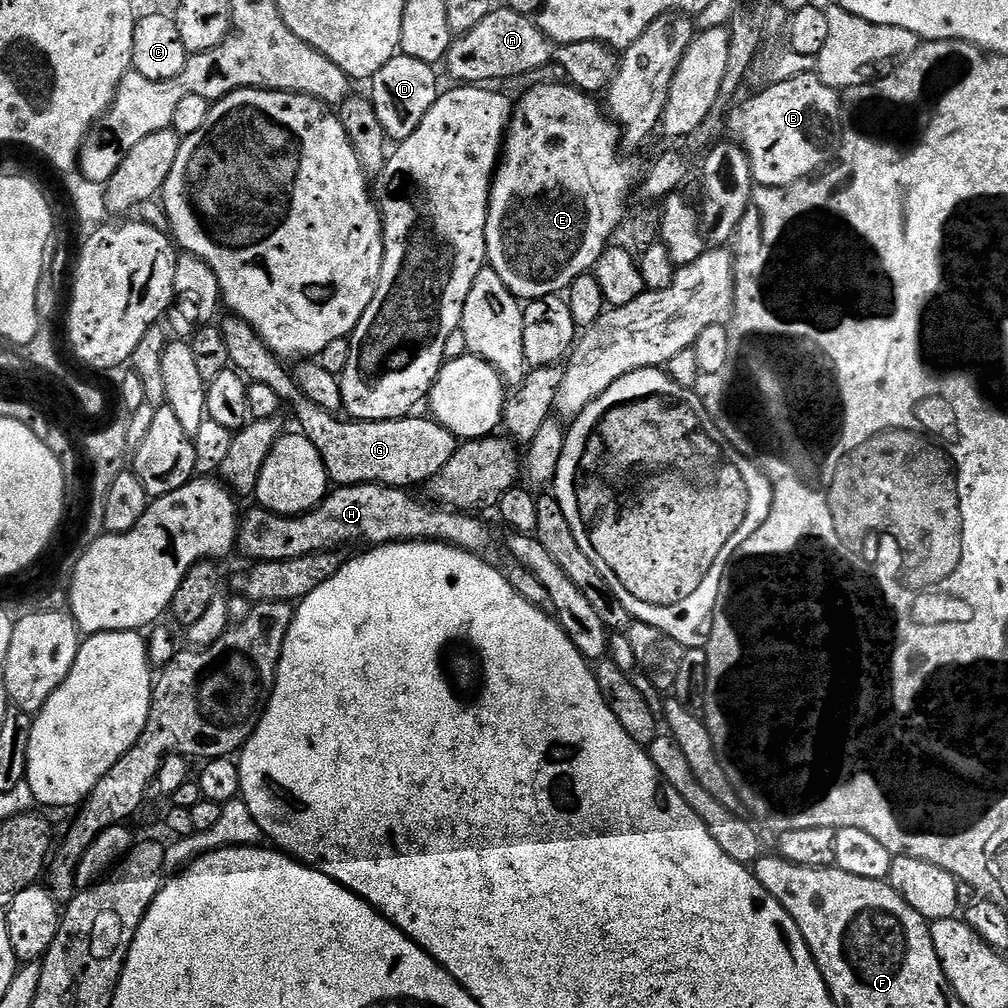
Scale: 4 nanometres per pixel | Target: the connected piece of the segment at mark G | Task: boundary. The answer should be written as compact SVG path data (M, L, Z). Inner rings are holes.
M228 316L220 324L228 348L230 364L251 383L268 386L292 406L301 435L318 450L326 466L329 481L337 487L356 484L384 484L405 490L423 485L433 478L459 447L458 438L435 419L419 416L394 420L353 421L340 419L322 410L301 391L295 377L284 368L285 363L265 346L257 332L240 317Z

